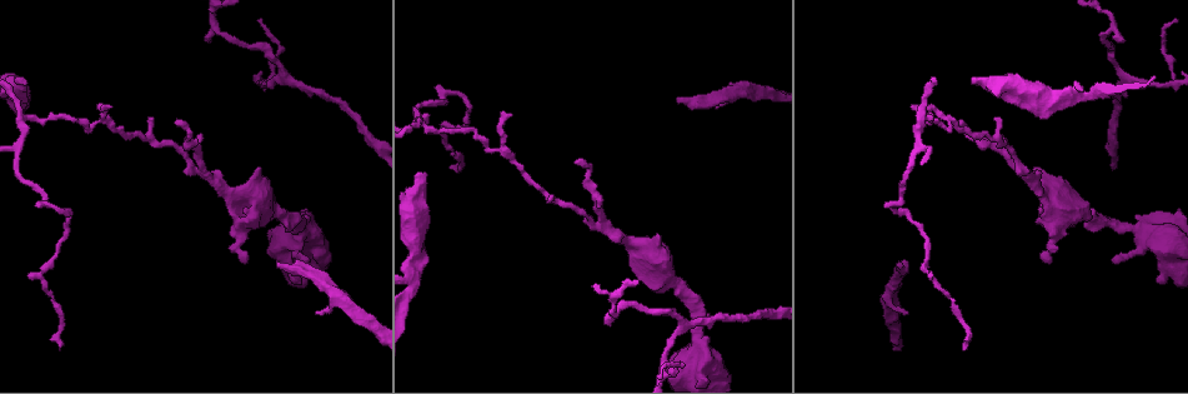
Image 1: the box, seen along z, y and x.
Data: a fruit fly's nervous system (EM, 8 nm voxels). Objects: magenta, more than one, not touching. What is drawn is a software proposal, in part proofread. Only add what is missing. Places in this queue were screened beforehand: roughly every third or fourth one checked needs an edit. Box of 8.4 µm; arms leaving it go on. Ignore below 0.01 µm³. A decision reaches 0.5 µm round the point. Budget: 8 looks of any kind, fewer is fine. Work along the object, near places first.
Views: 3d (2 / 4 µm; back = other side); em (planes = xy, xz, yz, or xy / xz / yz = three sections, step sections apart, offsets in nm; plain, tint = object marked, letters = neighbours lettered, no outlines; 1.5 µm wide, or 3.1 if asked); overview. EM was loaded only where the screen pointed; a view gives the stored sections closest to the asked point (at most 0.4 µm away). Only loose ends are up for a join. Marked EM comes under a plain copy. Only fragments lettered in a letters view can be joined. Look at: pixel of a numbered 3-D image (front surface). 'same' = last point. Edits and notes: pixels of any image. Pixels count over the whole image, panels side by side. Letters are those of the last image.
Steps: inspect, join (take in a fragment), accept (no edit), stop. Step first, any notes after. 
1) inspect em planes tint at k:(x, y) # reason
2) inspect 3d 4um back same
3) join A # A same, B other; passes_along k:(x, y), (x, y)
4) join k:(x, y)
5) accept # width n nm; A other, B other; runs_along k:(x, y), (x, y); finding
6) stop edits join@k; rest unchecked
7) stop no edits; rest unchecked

inspect em planes letters at 1:(677, 98) # an open end

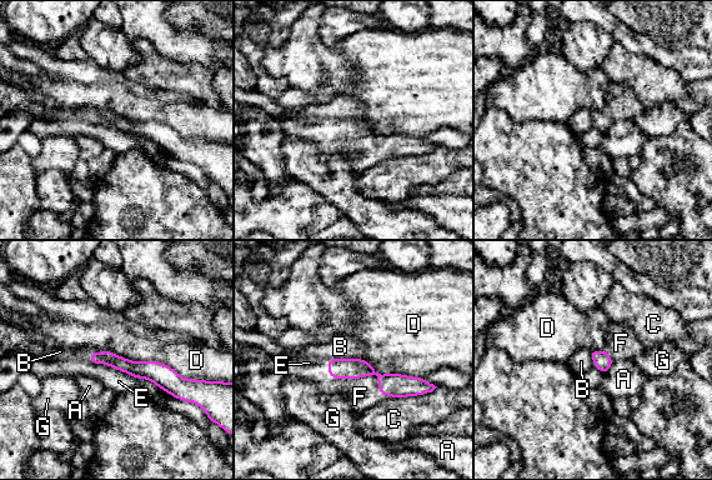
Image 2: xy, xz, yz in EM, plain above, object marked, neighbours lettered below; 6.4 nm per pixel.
join F # A other, B other, C other, D other, E other, F same, G other; it goes on there

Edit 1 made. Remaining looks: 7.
inspect overview

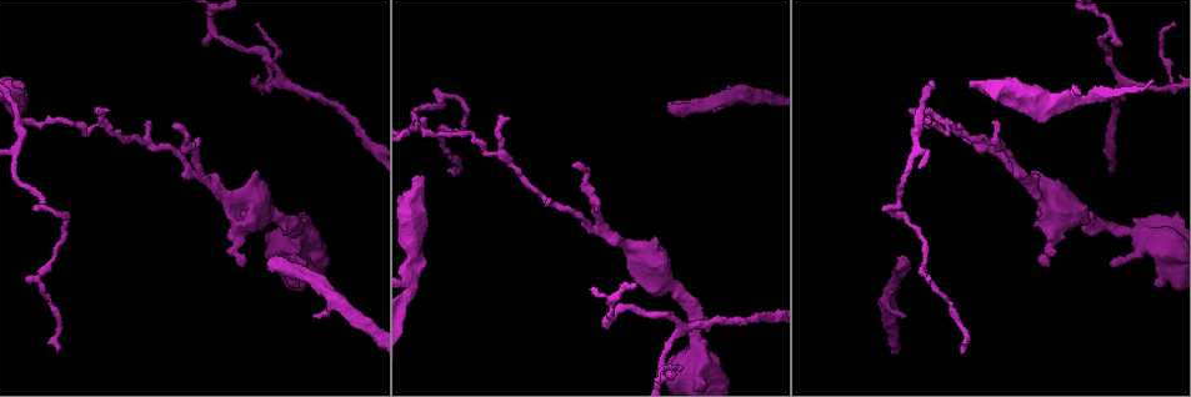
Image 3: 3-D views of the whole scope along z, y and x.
inspect 3d 4um at 3:(206, 45) # tapers out

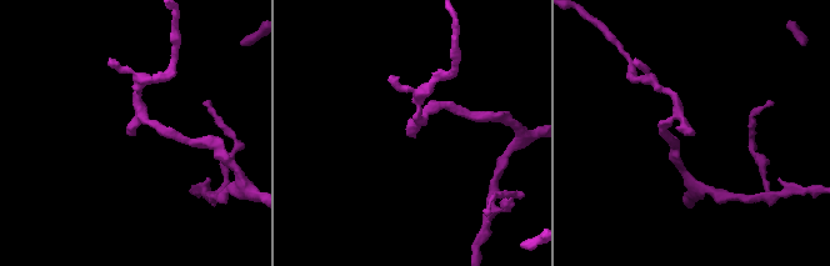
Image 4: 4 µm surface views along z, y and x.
inspect em yz step 4 letters at 4:(133, 132) # now the EM

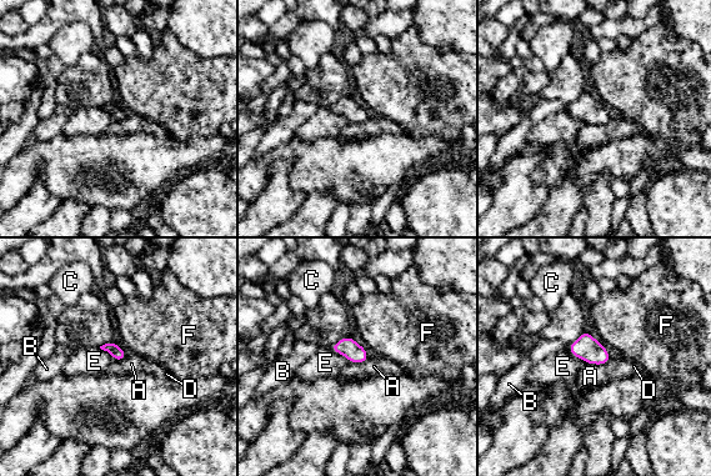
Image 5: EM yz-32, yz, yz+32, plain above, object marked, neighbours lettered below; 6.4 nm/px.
accept # width 80 nm; A other, B other, C other, D other, E other, F other; border 5:(611, 359), (602, 364), (586, 364); no lettered fragment goes on from it

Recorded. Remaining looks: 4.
inspect em xz step 8 letters at 3:(911, 112) # tapers out

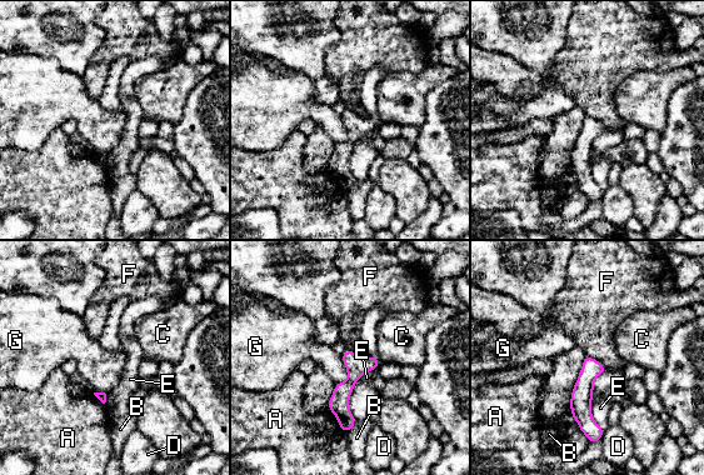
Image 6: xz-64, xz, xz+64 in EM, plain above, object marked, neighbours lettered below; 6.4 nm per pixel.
inspect em planes letters same # cut it another way

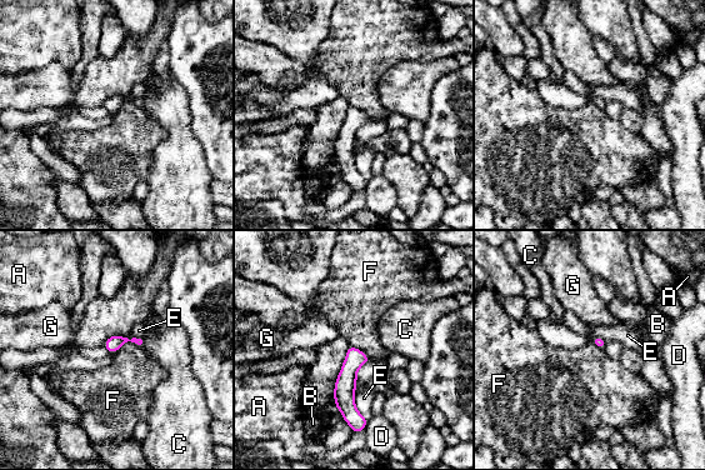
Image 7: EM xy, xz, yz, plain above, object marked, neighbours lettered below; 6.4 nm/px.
accept # width 70 nm; A other, B other, C other, D other, E other, F other, G other; border 7:(140, 344), (125, 341), (109, 354); no lettered fragment goes on from it

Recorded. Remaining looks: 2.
stop edits join@2; rest unchecked

